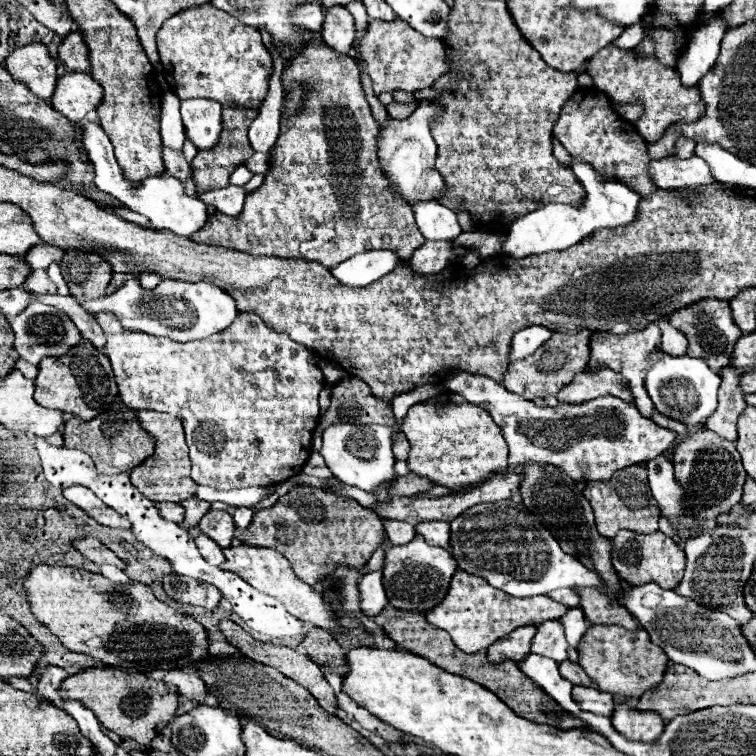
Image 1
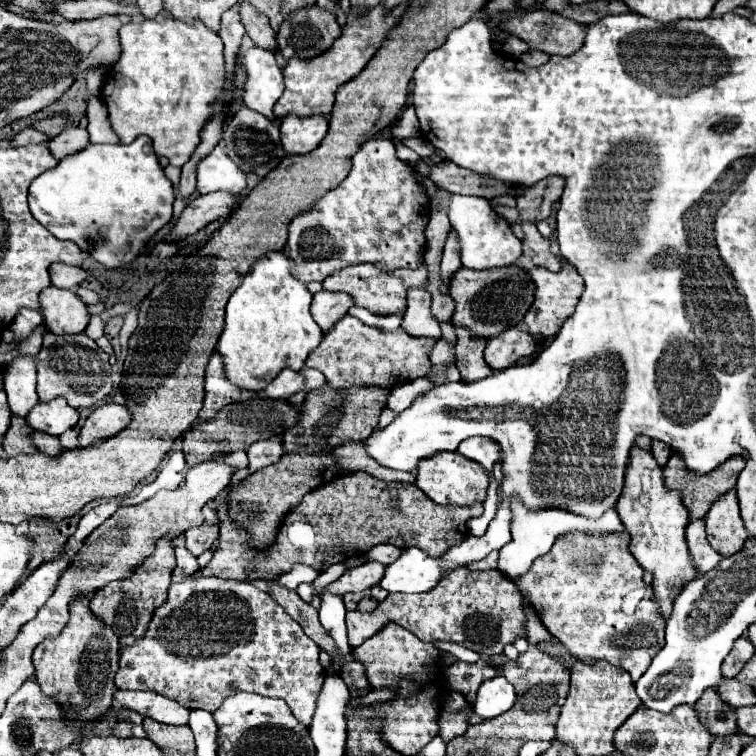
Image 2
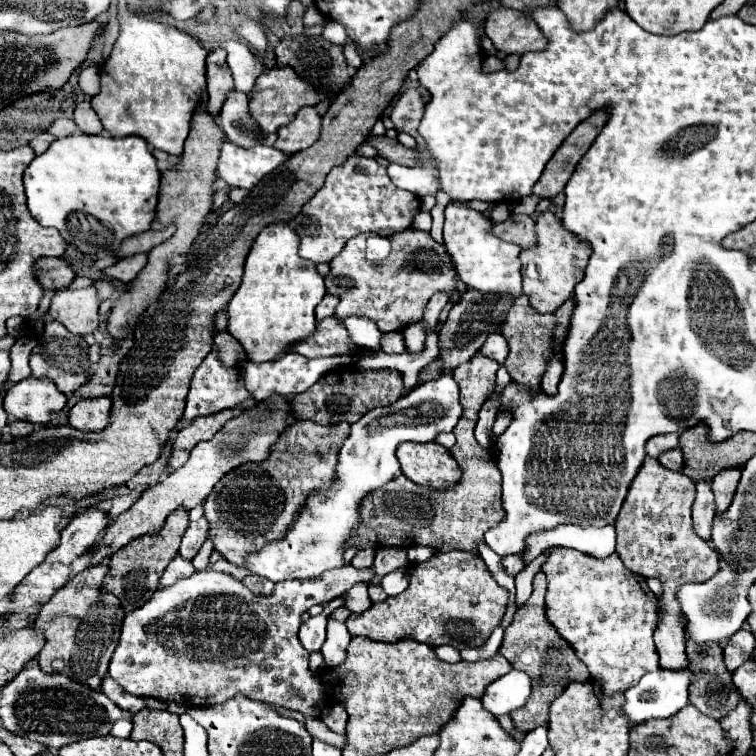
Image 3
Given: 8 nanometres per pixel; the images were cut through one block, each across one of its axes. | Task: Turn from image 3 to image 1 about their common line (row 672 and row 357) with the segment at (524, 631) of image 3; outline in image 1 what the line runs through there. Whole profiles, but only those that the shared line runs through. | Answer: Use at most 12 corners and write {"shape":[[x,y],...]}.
{"shape":[[590,330],[556,332],[510,364],[506,390],[556,396],[582,372]]}

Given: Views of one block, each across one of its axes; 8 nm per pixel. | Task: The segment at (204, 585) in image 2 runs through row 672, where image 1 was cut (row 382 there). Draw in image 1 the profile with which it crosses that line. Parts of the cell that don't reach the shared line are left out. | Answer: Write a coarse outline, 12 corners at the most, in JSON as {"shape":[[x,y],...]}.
{"shape":[[242,312],[176,342],[94,316],[122,402],[182,420],[192,480],[312,454],[324,376]]}

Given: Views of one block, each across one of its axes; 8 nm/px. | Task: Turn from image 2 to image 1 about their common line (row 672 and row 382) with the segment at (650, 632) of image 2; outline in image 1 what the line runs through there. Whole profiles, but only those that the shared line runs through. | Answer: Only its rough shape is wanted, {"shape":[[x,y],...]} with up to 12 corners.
{"shape":[[656,324],[628,334],[592,332],[590,364],[628,378],[634,404],[650,418],[648,356],[660,344]]}

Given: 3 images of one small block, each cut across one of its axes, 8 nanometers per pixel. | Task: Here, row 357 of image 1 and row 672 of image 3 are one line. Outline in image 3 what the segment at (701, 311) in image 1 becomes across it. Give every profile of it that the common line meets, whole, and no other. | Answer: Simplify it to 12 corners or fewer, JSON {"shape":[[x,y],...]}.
{"shape":[[686,636],[690,702],[720,720],[738,704],[722,646]]}

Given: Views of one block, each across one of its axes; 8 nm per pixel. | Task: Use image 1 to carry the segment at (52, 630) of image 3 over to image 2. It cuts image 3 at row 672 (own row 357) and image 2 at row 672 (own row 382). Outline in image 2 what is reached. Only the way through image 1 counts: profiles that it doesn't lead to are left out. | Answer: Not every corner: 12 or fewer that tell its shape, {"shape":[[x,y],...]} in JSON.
{"shape":[[86,600],[32,656],[78,730],[106,718],[120,644]]}

